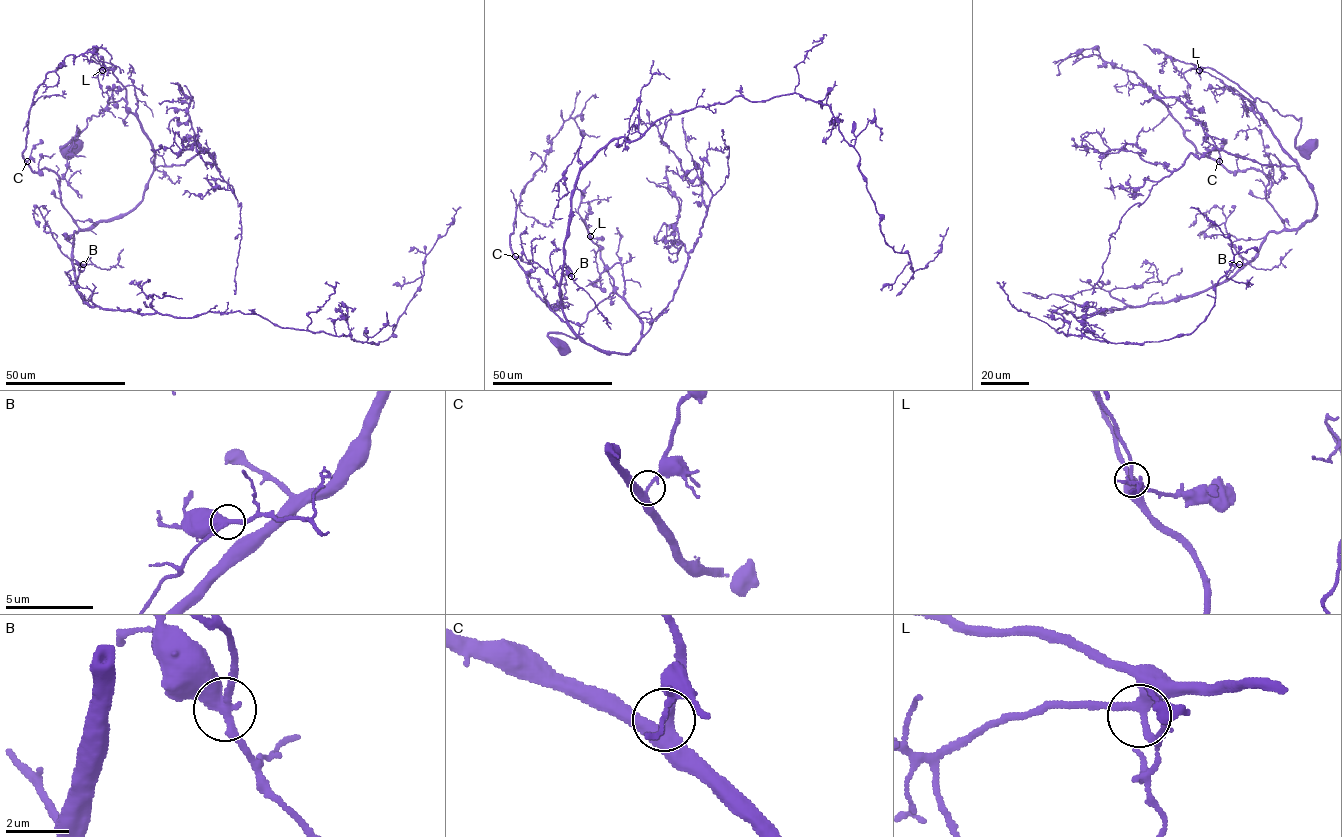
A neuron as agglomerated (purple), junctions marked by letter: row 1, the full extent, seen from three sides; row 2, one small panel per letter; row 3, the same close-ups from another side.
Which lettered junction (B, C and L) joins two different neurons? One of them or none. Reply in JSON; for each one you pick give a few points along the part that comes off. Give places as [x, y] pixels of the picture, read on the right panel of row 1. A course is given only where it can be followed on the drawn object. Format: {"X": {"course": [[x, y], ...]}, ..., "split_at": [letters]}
{"split_at": []}

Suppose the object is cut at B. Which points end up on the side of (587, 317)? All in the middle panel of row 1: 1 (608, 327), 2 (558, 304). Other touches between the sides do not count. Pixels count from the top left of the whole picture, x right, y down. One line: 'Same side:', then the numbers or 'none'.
Same side: 2

